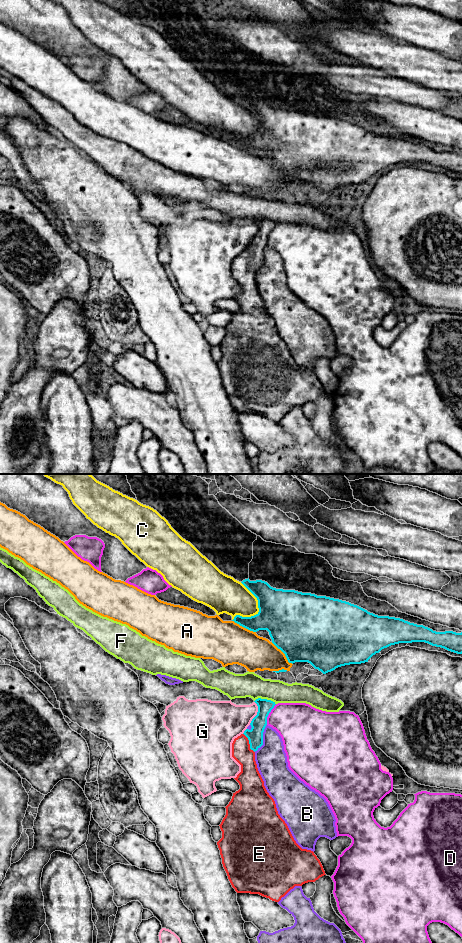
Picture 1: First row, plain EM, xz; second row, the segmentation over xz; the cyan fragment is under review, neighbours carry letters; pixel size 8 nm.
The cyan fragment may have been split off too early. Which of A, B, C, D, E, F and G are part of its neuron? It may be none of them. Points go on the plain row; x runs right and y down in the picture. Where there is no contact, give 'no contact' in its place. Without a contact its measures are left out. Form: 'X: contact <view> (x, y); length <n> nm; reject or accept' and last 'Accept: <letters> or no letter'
A: contact xz (283, 172); length 260 nm; reject
B: contact xz (262, 258); length 240 nm; reject
C: contact xz (259, 130); length 320 nm; reject
D: contact xz (268, 234); length 190 nm; reject
E: contact xz (249, 263); length 180 nm; accept
F: contact xz (265, 219); length 180 nm; reject
G: contact xz (257, 233); length 200 nm; reject
Accept: E

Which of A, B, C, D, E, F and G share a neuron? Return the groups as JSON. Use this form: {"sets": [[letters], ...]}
{"sets": [["A"], ["B"], ["C"], ["D"], ["E"], ["F"], ["G"]]}

